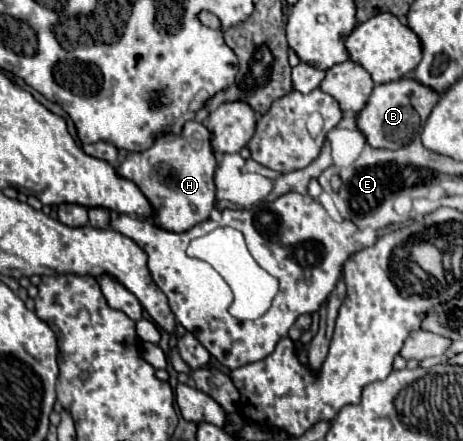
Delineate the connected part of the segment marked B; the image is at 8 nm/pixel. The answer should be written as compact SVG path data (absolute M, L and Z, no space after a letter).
M399 79L395 83L375 85L367 105L357 115L357 129L365 135L367 143L375 149L399 149L419 139L423 123L431 113L431 107L439 101L439 93L415 83L413 79Z

